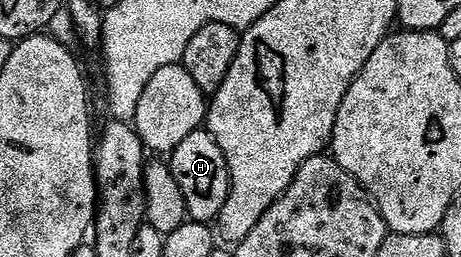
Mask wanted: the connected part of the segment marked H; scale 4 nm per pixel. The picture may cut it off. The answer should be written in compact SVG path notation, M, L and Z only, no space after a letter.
M200 129L189 133L189 137L171 152L169 166L187 202L188 216L196 223L214 224L231 192L231 174L225 153L221 153L221 145L217 145L211 132Z

